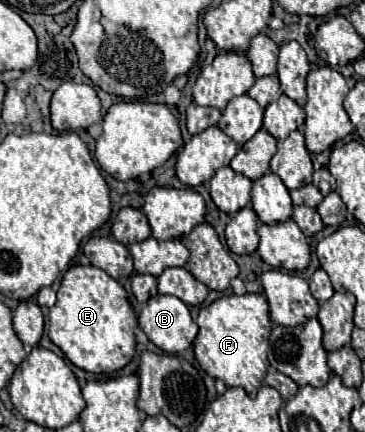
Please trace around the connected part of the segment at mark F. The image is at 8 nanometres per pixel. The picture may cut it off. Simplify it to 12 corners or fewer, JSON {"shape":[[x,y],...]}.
{"shape":[[262,294],[202,308],[194,354],[208,376],[256,396],[272,322]]}

